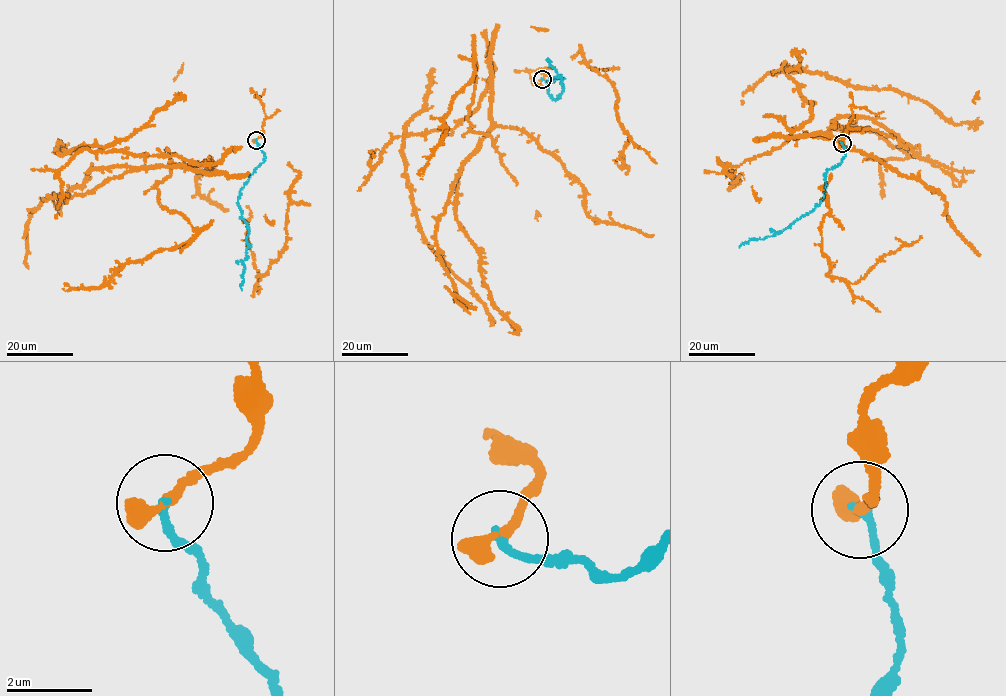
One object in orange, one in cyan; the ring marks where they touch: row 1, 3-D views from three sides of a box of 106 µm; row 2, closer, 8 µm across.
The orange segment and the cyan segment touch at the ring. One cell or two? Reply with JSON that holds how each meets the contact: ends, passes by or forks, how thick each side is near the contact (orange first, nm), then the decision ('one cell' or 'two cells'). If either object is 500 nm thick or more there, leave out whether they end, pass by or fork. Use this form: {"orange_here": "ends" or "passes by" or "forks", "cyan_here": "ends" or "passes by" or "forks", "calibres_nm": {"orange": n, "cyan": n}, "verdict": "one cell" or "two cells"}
{"orange_here": "ends", "cyan_here": "ends", "calibres_nm": {"orange": 440, "cyan": 180}, "verdict": "two cells"}

